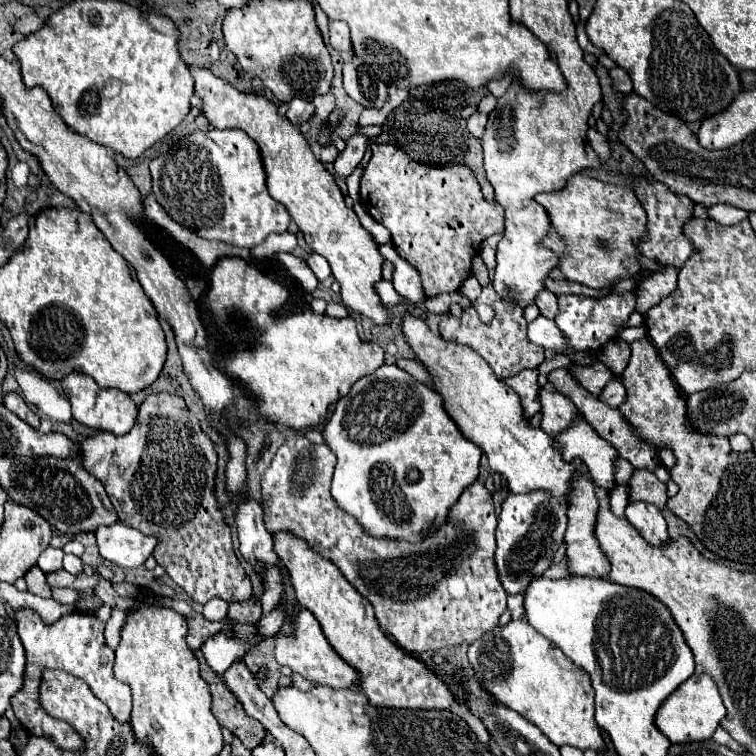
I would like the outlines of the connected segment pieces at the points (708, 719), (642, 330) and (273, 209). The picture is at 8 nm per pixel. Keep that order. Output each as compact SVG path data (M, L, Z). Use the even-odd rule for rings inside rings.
M692 675L688 677L678 691L668 695L660 709L656 711L656 727L670 739L670 743L688 743L688 741L704 741L712 737L712 731L720 725L726 715L726 707L720 699L718 687L710 675Z
M626 327L620 333L620 339L624 339L626 343L634 343L634 341L638 341L642 337L646 337L646 327Z
M240 129L194 131L182 137L168 153L152 159L150 173L152 173L152 183L154 183L152 191L158 203L166 209L166 213L176 223L198 233L200 237L250 249L254 245L260 245L270 233L288 231L290 215L280 203L276 203L268 195L260 151L256 143Z

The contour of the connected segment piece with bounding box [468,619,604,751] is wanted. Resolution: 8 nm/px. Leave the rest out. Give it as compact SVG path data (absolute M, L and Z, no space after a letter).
M526 619L494 627L468 647L470 665L480 685L500 703L534 723L556 747L572 745L580 751L602 751L600 727L592 719L590 675L568 659L550 639L540 635Z

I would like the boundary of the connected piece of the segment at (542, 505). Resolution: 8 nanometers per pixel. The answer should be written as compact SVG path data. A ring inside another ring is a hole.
M530 491L524 495L512 495L502 501L496 529L496 565L500 581L508 593L522 593L530 579L544 573L550 567L550 559L564 541L566 531L566 505L560 503L550 491Z

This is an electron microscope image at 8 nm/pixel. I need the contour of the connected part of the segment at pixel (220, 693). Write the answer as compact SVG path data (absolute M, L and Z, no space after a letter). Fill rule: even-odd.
M196 651L194 655L200 661L200 675L210 687L212 713L218 719L218 723L222 727L226 727L228 731L232 731L242 741L242 745L246 749L254 749L256 745L260 745L262 739L264 739L264 733L266 733L262 723L252 719L250 715L246 715L246 711L240 705L240 701L236 699L236 695L224 685L220 675L216 675L210 669L210 665L204 661L202 651ZM234 699L236 699L236 703L234 703Z

